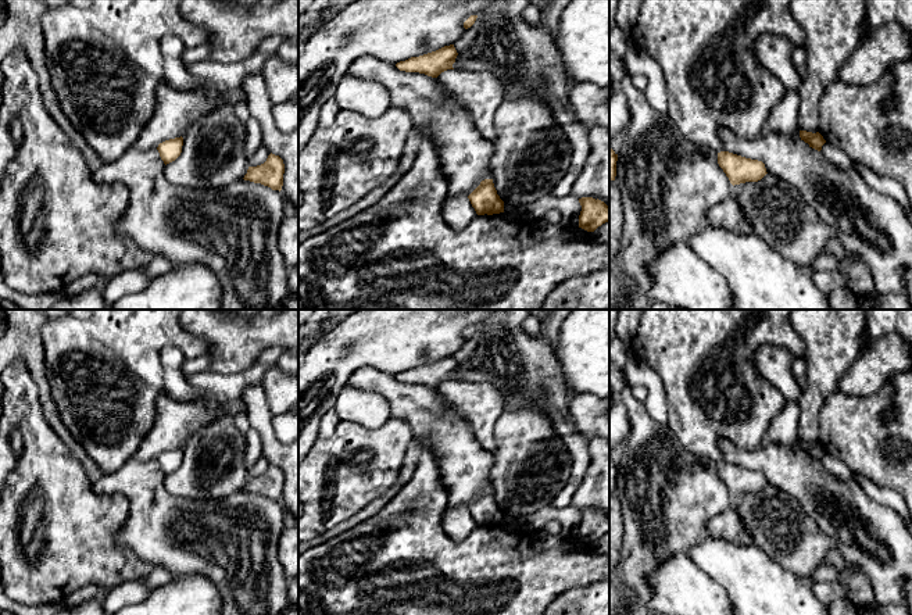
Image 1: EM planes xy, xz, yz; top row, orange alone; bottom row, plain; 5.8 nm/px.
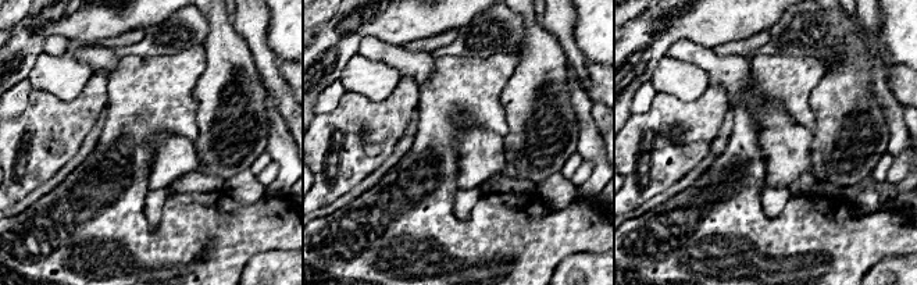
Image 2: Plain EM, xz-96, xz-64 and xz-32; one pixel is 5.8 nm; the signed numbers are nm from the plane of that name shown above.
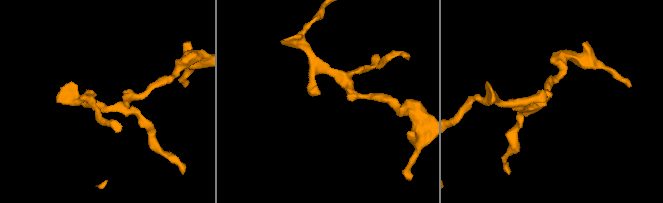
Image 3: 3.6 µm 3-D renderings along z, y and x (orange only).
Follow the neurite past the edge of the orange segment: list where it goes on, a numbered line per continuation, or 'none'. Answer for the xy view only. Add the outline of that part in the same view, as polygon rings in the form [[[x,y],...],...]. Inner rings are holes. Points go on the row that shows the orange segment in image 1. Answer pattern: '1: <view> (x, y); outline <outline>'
none

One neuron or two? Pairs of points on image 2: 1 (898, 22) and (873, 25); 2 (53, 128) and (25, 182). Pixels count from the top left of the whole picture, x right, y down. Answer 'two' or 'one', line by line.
1: two
2: one

